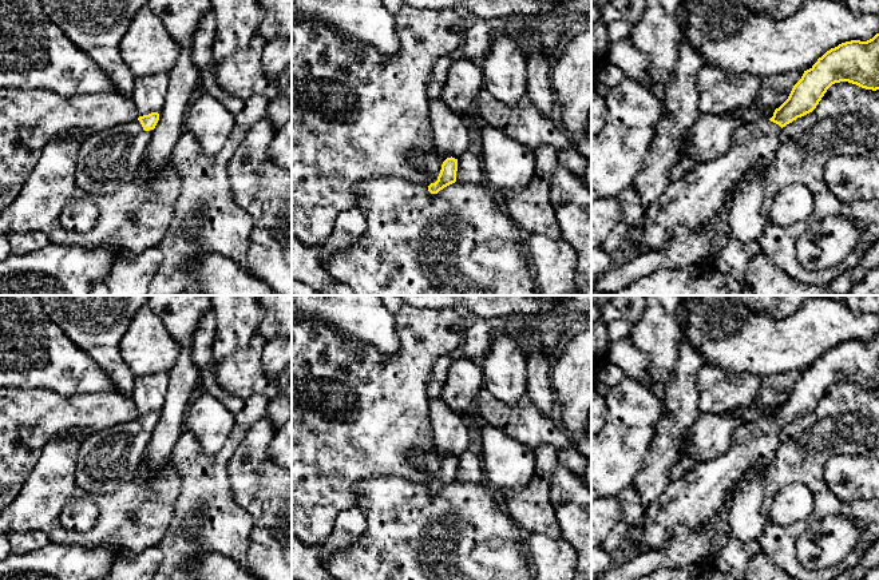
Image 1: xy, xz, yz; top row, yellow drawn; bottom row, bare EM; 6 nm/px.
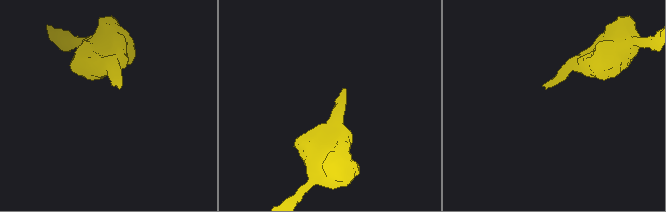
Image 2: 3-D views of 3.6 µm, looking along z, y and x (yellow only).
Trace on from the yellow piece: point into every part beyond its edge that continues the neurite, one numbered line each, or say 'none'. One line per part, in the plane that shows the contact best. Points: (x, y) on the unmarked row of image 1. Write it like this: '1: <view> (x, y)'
1: xz (431, 467)

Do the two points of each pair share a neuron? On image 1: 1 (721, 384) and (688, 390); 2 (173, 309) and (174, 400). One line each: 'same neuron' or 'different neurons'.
1: different neurons
2: same neuron

